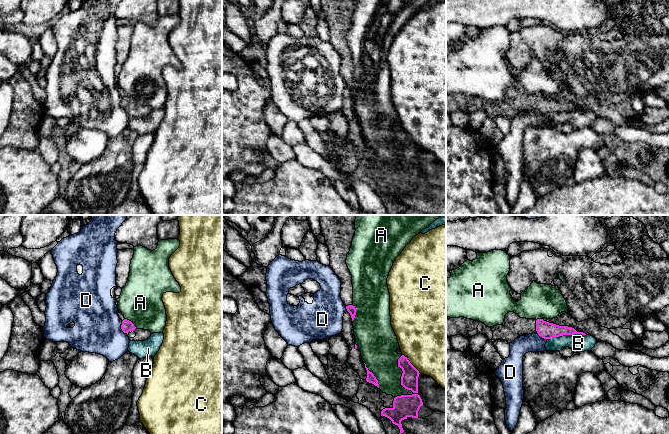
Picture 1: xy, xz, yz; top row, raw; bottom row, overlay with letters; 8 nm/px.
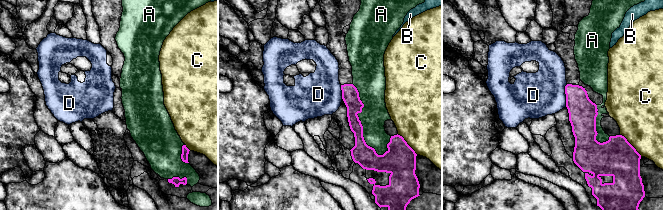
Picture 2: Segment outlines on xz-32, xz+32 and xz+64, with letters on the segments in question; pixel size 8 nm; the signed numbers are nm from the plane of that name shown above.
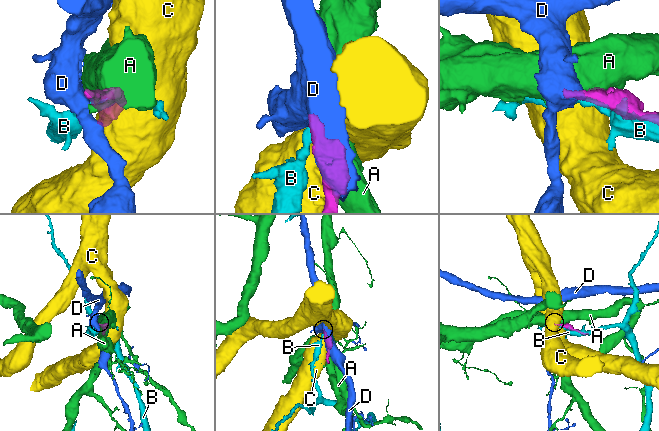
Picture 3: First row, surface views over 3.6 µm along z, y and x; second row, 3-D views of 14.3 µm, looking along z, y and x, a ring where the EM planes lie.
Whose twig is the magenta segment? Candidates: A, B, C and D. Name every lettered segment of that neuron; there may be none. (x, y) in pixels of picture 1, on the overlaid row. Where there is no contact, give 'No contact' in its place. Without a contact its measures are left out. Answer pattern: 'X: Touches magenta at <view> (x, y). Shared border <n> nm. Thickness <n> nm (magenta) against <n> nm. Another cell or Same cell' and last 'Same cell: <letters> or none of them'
A: Touches magenta at xz (401, 378). Shared border 360 nm. Thickness 140 nm (magenta) against 260 nm. Another cell
B: Touches magenta at yz (566, 334). Shared border 300 nm. Thickness 140 nm (magenta) against 150 nm. Another cell
C: Touches magenta at xz (410, 363). Shared border 220 nm. Thickness 140 nm (magenta) against 500 nm. Another cell
D: Touches magenta at xy (121, 327). Shared border 110 nm. Thickness 90 nm (magenta) against 380 nm. Another cell
Same cell: none of them

